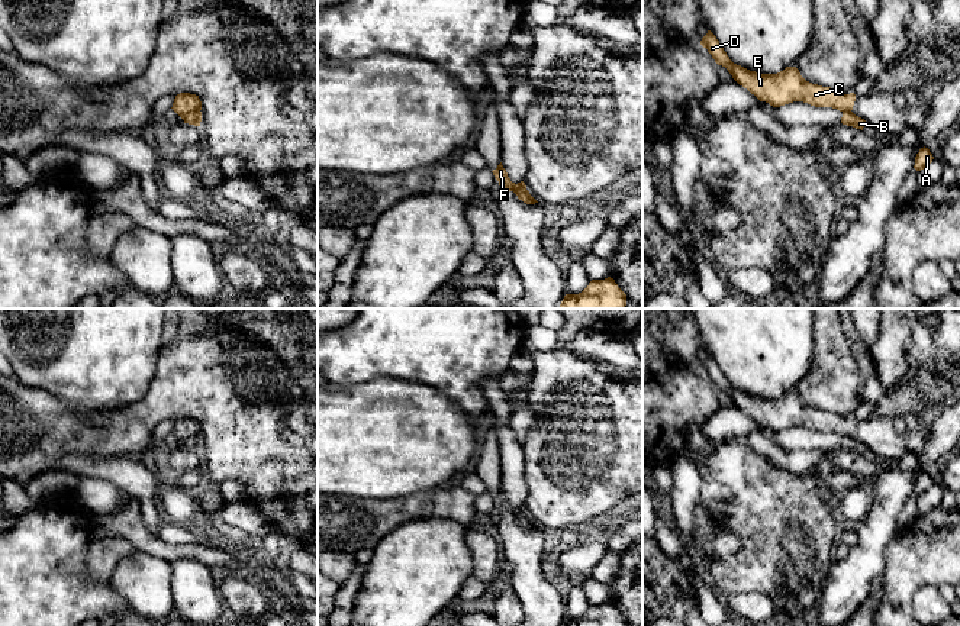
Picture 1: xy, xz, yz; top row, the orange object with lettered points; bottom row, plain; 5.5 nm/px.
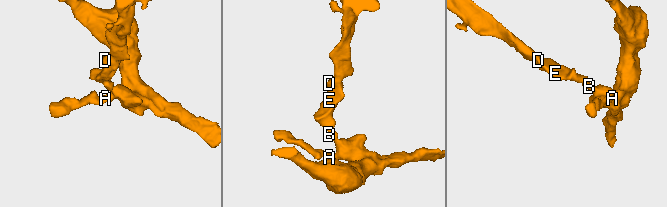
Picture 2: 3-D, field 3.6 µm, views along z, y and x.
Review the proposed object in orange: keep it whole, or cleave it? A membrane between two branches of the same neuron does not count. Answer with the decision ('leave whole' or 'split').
split

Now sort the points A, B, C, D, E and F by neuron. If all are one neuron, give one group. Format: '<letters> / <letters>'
A B / C D E F

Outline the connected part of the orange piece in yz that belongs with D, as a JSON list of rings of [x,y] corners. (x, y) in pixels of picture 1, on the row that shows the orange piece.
[[[708,30],[700,45],[708,49],[718,65],[728,70],[732,78],[754,94],[760,101],[780,107],[793,101],[803,101],[815,107],[832,107],[840,112],[851,112],[856,94],[844,94],[831,87],[822,87],[806,81],[796,67],[786,67],[777,74],[761,74],[734,64],[716,36]]]

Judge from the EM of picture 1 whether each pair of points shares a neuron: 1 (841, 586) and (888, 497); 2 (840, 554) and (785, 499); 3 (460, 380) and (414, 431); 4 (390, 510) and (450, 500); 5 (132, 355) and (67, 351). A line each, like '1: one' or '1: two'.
1: one
2: two
3: two
4: one
5: one

